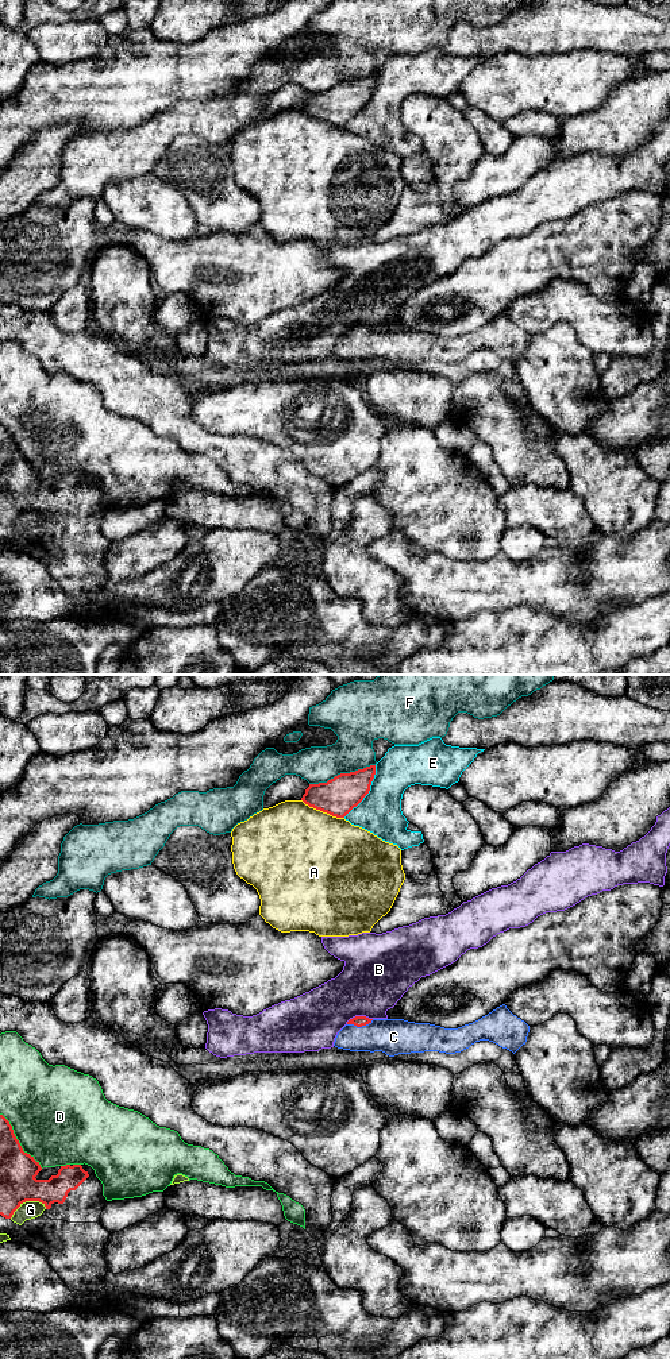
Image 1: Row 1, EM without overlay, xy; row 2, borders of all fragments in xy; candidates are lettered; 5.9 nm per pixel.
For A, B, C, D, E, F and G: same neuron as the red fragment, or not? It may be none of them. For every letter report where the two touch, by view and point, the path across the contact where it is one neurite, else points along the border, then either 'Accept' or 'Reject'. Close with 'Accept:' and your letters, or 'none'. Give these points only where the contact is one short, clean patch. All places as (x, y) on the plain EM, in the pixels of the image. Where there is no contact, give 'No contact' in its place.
A: Touches red at xy (323, 120). Reject
B: Touches red at xy (358, 325). Reject
C: Touches red at xy (359, 335). Path across: xy (358, 329), (359, 335), (372, 344), (393, 346). Accept
D: Touches red at xy (18, 451). Reject
E: Touches red at xy (368, 101). Reject
F: Touches red at xy (342, 82). Reject
G: Touches red at xy (27, 509). Reject
Accept: C

